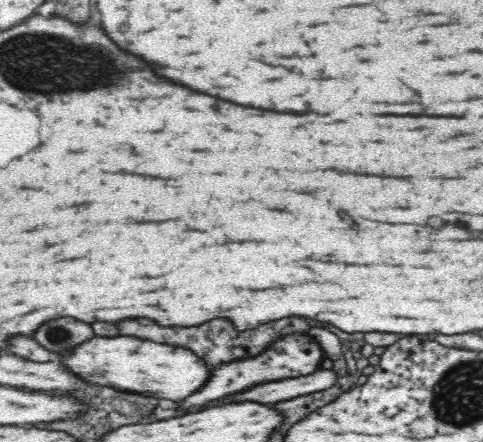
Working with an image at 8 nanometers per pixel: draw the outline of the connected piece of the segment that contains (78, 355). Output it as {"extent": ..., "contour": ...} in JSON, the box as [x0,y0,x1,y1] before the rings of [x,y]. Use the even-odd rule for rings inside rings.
{"extent":[60,336,208,400],"contour":[[[94,336],[92,340],[74,348],[72,354],[66,358],[62,356],[60,362],[82,380],[100,386],[112,386],[118,390],[130,392],[150,392],[156,398],[166,400],[184,400],[204,380],[208,380],[208,366],[202,360],[196,360],[192,352],[184,352],[184,348],[172,348],[166,344],[154,344],[150,340],[138,340],[132,336],[118,336],[118,338],[102,338]]]}

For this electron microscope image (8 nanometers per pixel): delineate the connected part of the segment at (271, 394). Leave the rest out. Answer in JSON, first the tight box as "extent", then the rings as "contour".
{"extent":[240,370,336,404],"contour":[[[318,370],[312,376],[302,376],[296,380],[280,380],[276,384],[262,384],[258,388],[252,388],[252,392],[244,392],[240,400],[260,400],[260,404],[274,404],[314,392],[328,390],[336,386],[336,374],[332,370]]]}

